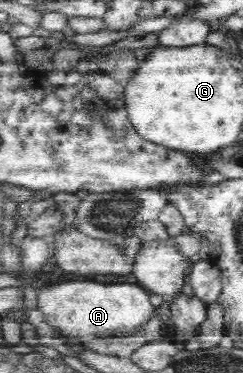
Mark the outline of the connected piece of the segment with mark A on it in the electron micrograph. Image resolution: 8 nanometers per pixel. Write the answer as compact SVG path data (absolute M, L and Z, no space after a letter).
M69 280L57 282L42 289L36 289L38 303L35 310L47 315L48 324L54 326L65 336L72 339L95 341L97 338L112 337L117 334L129 334L137 325L145 323L155 311L150 303L150 293L135 284L101 284L93 280Z

